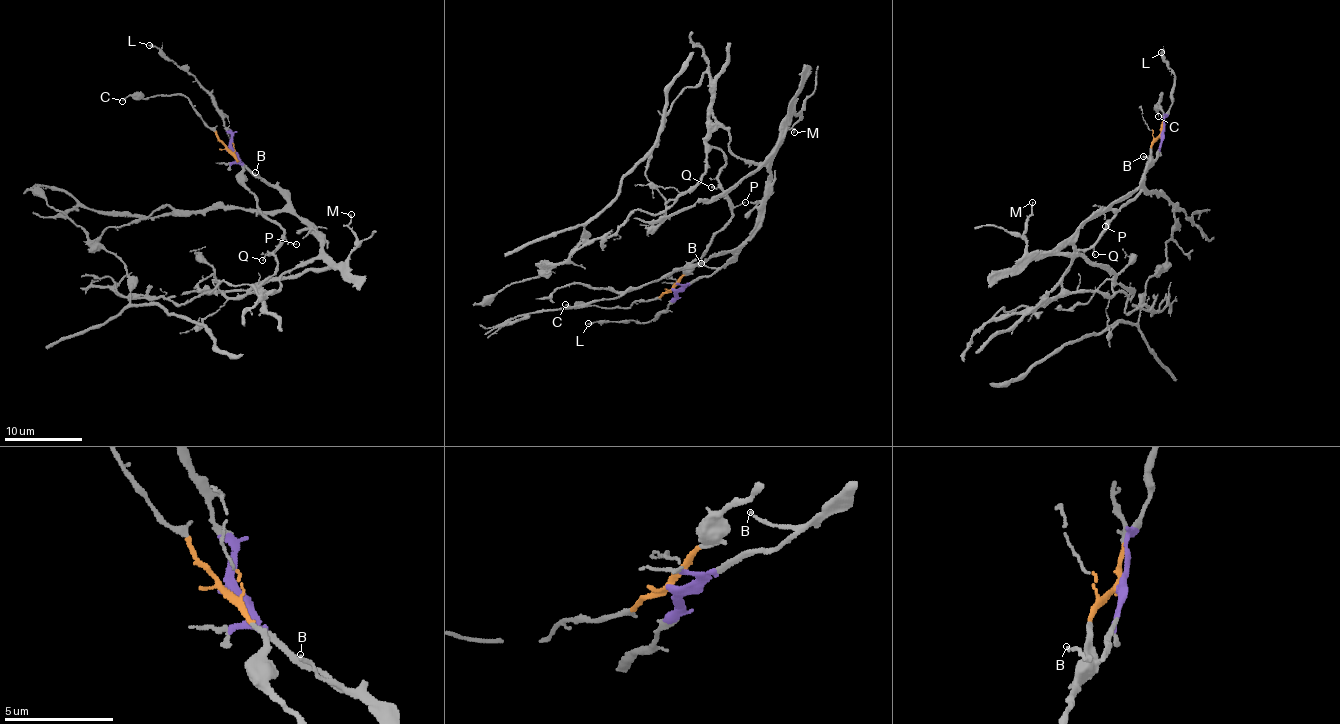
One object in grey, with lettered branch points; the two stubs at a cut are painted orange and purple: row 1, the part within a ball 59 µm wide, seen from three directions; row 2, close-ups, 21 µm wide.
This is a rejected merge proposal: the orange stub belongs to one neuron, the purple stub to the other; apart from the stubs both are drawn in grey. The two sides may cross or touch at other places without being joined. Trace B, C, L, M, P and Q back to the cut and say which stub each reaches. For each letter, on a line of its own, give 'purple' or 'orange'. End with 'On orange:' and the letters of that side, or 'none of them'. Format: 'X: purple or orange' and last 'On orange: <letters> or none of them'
B: purple
C: orange
L: purple
M: purple
P: orange
Q: orange
On orange: C, P, Q

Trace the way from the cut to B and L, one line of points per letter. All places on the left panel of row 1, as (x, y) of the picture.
B: (226, 148), (255, 173)
L: (226, 148), (230, 132), (216, 100), (191, 74), (149, 45)

